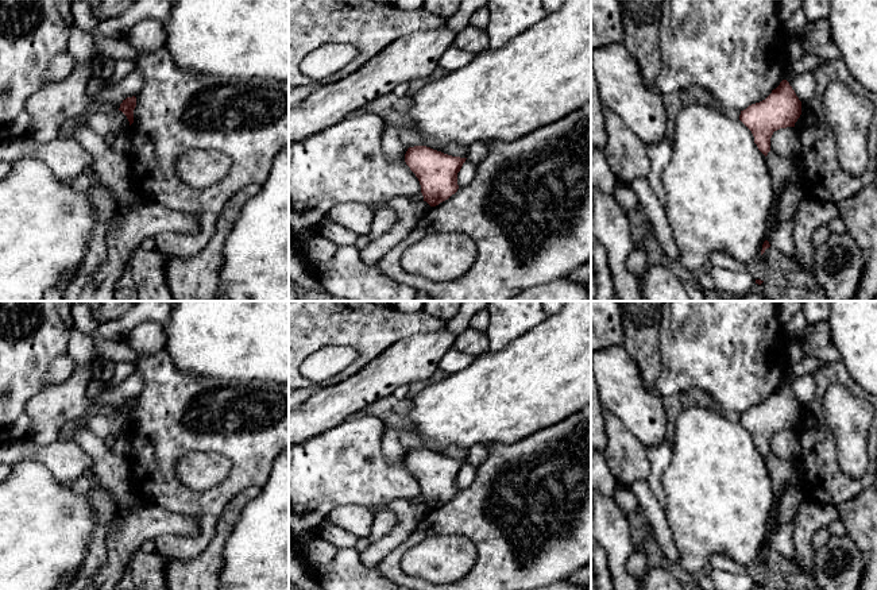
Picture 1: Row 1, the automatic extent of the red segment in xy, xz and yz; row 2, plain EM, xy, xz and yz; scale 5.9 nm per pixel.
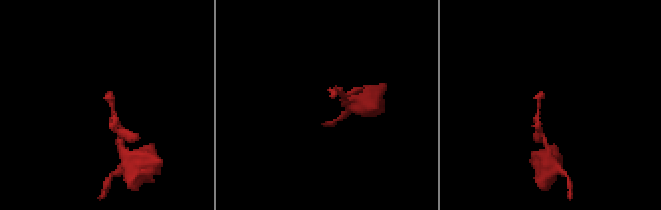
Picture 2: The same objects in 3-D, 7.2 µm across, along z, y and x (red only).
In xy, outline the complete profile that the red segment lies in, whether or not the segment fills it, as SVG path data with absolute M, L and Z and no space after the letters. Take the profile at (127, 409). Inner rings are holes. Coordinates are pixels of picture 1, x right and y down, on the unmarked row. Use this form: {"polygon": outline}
{"polygon": "M132 398L132 400L127 400L125 402L123 402L119 410L119 413L121 413L127 419L130 428L134 425L135 409L136 409L136 400Z"}

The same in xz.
{"polygon": "M426 448L409 450L405 456L406 467L420 483L424 504L430 509L438 508L457 494L457 475L465 462Z"}

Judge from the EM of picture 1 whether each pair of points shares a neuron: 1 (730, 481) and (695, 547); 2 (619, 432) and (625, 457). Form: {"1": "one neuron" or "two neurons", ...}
{"1": "one neuron", "2": "one neuron"}

